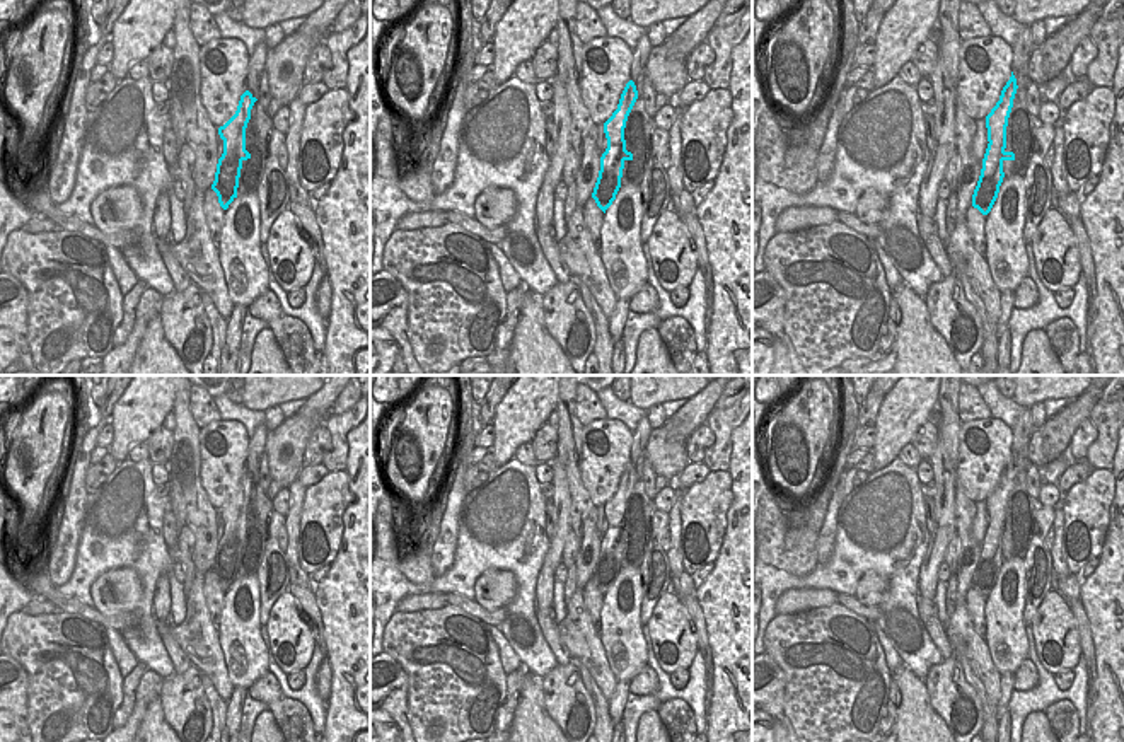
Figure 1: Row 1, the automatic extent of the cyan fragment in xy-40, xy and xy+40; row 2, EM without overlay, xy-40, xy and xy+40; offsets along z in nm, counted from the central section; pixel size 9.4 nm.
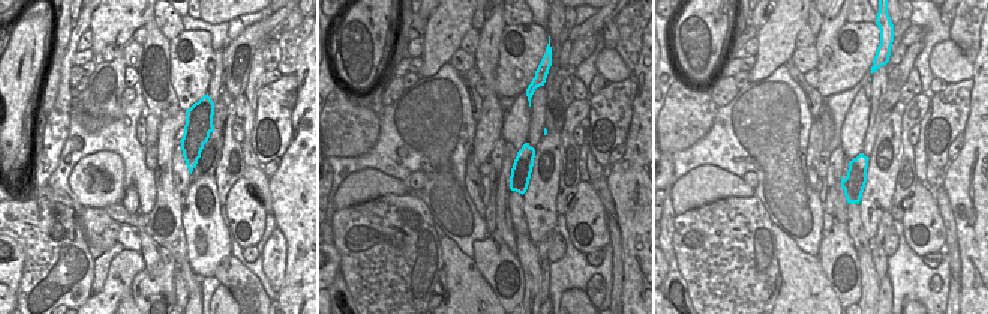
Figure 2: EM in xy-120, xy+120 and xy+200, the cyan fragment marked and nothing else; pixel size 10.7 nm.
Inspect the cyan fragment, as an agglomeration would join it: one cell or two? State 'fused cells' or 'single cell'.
single cell

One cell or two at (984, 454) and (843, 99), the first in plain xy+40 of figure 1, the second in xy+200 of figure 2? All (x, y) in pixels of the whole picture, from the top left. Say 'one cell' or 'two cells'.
two cells

